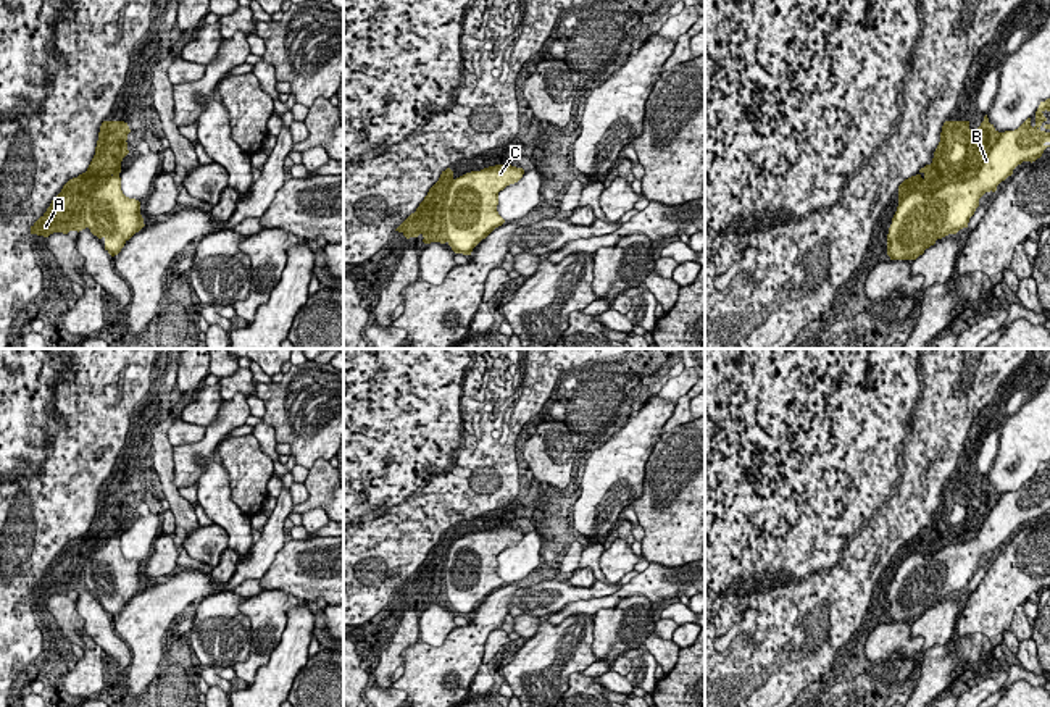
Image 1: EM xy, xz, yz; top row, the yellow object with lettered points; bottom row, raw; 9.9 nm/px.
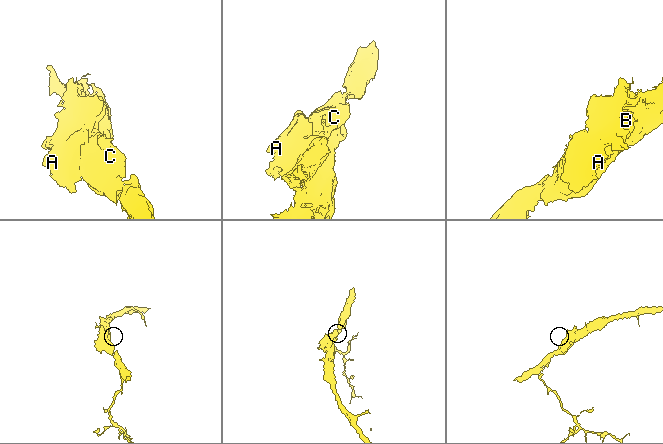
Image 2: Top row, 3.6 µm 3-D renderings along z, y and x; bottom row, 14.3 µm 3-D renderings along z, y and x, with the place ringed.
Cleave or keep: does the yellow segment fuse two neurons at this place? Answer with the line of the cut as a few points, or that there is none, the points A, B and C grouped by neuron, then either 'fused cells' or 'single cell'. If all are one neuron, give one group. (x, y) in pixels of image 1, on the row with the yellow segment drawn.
no cut | A B C | single cell

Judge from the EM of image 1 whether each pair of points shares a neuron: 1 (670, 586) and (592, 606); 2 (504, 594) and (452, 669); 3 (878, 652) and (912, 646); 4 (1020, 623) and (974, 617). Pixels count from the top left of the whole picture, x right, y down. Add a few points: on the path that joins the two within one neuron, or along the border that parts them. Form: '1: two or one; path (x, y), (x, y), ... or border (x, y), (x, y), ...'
1: one; path (650, 586), (629, 588), (612, 601)
2: one; path (491, 612), (462, 651)
3: one; path (886, 644), (904, 644)
4: two; border (1021, 604), (1010, 628)

